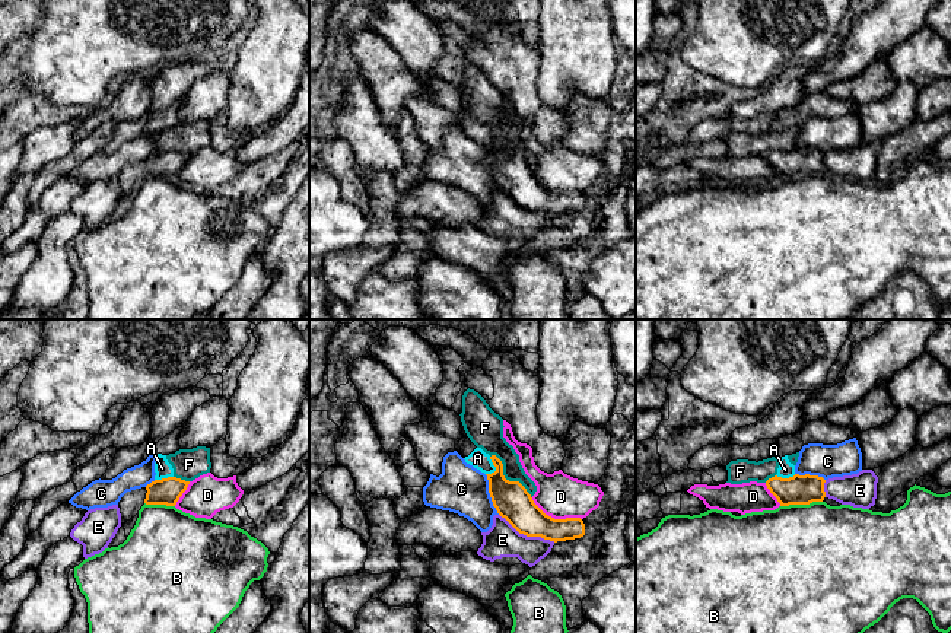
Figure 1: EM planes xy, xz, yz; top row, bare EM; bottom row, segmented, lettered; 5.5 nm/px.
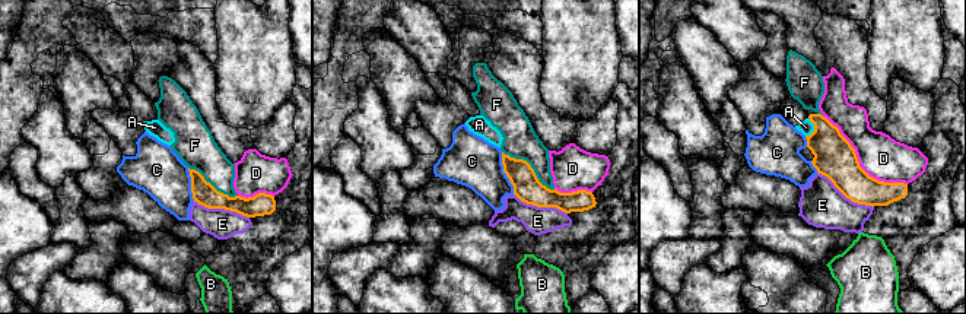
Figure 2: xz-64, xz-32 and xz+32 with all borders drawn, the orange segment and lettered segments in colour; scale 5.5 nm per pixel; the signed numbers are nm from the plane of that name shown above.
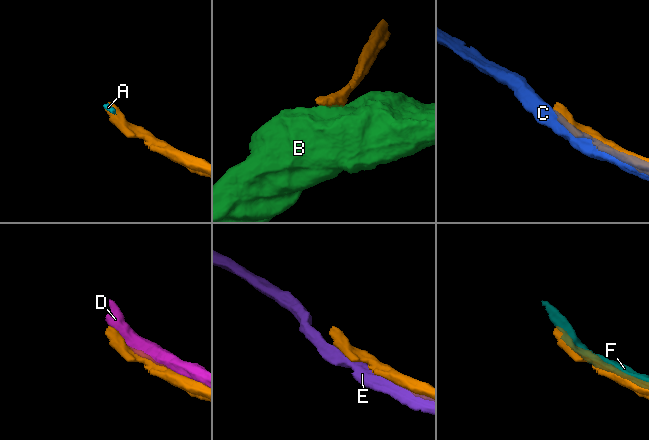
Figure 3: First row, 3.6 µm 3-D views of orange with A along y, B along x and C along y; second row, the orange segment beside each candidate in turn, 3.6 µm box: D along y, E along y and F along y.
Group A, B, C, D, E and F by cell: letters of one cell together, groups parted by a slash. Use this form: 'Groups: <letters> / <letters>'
Groups: A F / B / C / D / E

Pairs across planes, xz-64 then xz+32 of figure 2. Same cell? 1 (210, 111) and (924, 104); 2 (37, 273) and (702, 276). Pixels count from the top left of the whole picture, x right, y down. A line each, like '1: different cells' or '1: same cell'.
1: different cells
2: different cells

